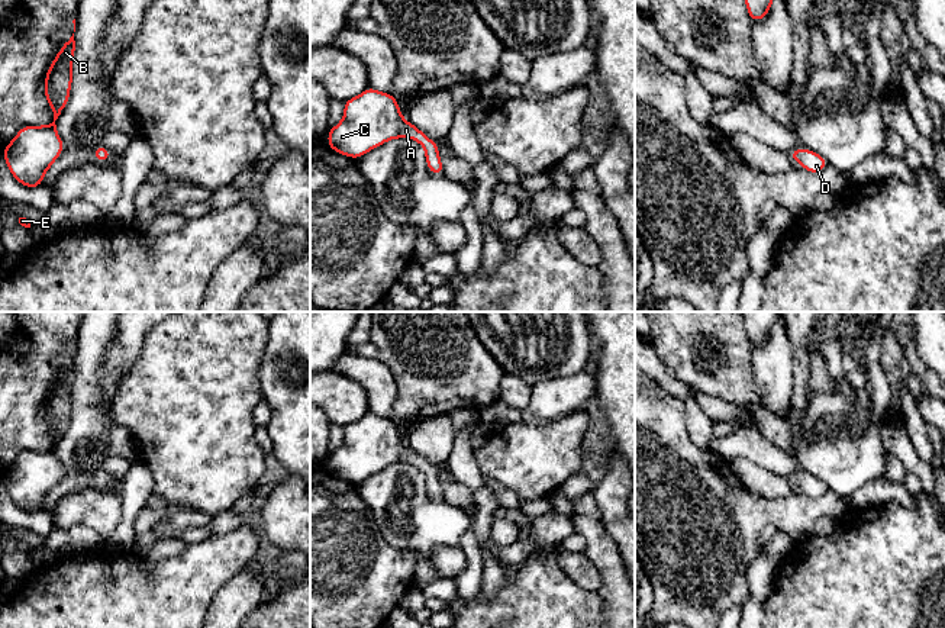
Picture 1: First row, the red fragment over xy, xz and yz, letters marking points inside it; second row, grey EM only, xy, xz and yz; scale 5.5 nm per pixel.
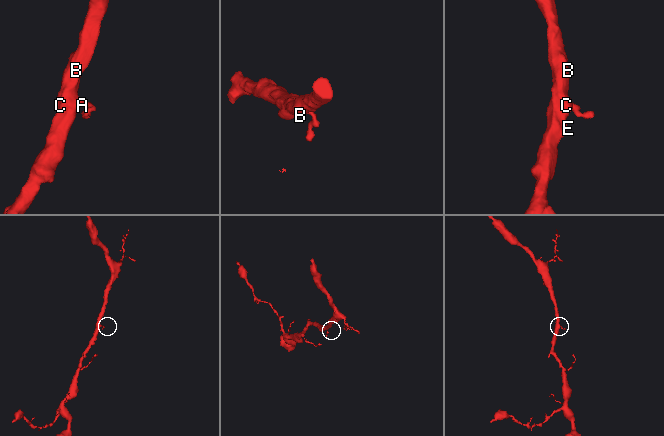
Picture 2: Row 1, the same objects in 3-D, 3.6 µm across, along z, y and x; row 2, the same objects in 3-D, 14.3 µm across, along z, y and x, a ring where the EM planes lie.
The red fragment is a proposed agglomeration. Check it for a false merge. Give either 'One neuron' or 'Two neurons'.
One neuron

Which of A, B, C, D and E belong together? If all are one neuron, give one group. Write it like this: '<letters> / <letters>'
A B C D E

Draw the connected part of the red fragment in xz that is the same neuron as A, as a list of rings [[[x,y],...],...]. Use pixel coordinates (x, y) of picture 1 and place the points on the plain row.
[[[367,412],[357,422],[344,426],[344,434],[344,444],[328,455],[330,474],[357,484],[387,466],[410,463],[425,473],[429,497],[444,500],[439,468],[404,445],[391,418]]]

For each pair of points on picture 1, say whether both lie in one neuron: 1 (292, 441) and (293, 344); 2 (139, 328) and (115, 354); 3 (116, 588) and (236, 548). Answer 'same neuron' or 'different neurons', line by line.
1: same neuron
2: same neuron
3: same neuron

